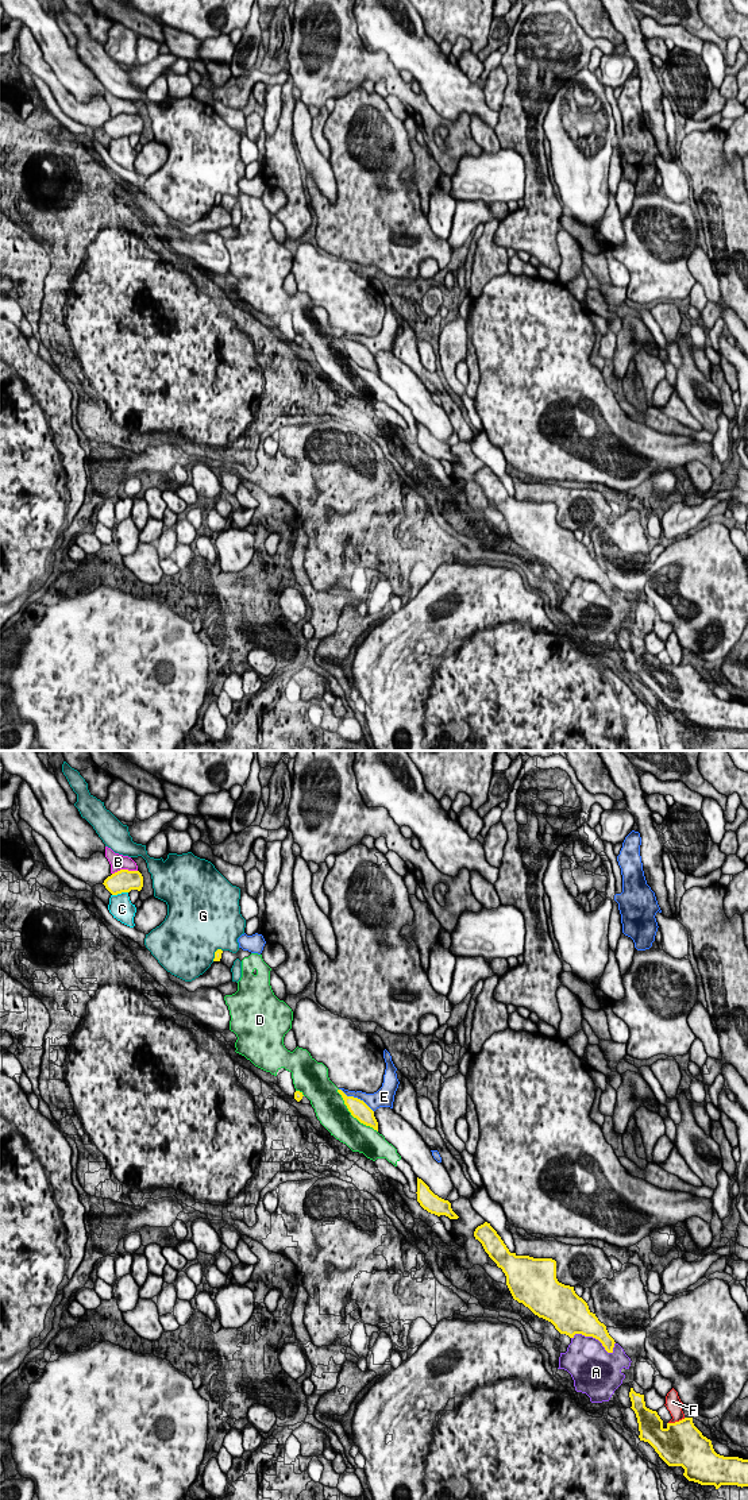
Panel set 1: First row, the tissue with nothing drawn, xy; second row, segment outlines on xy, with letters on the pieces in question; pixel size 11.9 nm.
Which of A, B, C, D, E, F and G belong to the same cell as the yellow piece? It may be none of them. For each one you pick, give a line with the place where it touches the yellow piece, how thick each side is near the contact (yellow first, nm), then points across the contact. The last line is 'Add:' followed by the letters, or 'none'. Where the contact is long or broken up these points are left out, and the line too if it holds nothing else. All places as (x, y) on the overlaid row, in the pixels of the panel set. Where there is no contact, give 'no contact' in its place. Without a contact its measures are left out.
Add: none

